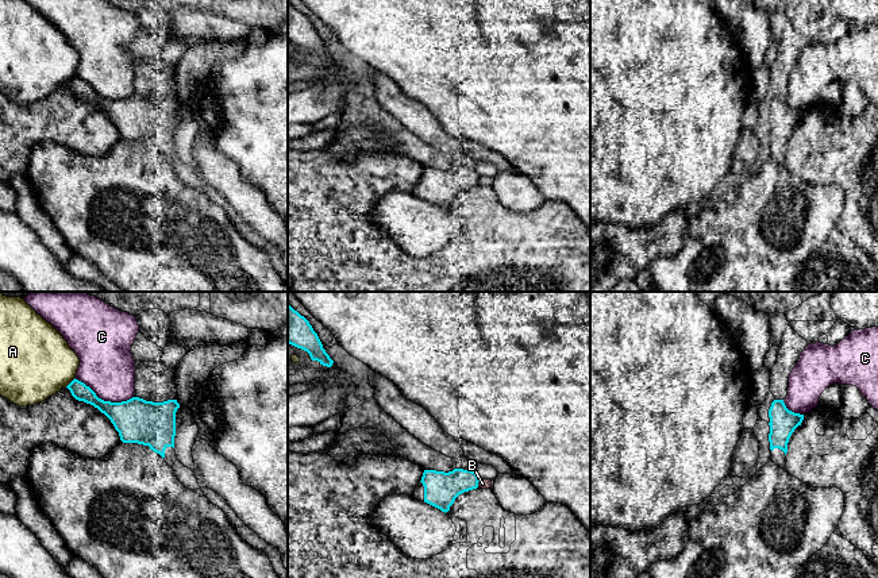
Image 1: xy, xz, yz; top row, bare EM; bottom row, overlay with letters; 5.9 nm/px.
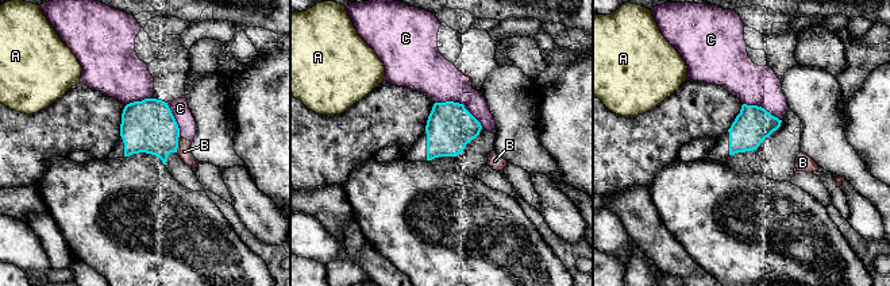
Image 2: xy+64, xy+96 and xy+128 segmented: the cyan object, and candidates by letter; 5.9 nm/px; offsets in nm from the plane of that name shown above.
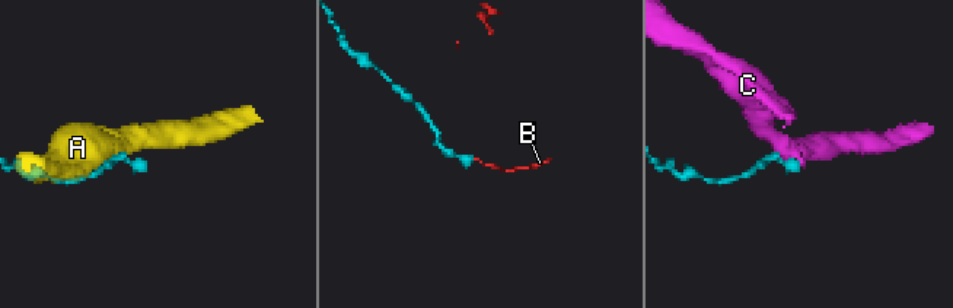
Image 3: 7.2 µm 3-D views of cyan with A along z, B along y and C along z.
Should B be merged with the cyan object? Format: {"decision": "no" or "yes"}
{"decision": "no"}

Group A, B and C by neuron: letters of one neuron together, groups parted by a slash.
A / B C

